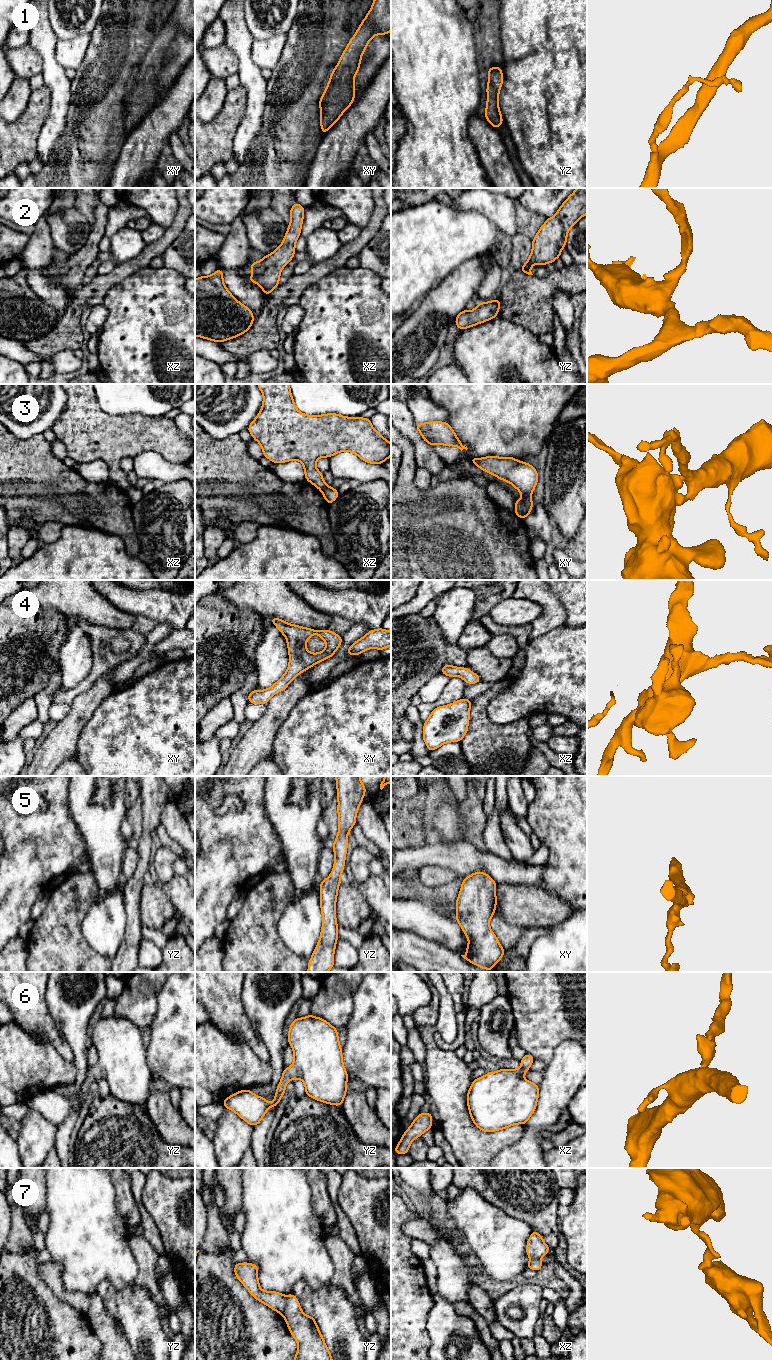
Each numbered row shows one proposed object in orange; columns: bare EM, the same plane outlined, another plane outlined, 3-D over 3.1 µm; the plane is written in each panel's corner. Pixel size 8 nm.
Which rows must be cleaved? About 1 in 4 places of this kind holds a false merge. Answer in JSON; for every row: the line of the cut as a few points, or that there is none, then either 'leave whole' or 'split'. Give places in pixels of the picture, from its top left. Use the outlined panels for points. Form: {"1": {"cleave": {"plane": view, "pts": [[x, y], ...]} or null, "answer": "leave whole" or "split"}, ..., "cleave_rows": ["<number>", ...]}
{"1": {"cleave": null, "answer": "leave whole"}, "2": {"cleave": null, "answer": "leave whole"}, "3": {"cleave": {"plane": "xz", "pts": [[327, 486], [320, 489]]}, "answer": "split"}, "4": {"cleave": null, "answer": "leave whole"}, "5": {"cleave": null, "answer": "leave whole"}, "6": {"cleave": null, "answer": "leave whole"}, "7": {"cleave": {"plane": "yz", "pts": [[286, 1296], [286, 1308], [282, 1314]]}, "answer": "split"}, "cleave_rows": ["3", "7"]}

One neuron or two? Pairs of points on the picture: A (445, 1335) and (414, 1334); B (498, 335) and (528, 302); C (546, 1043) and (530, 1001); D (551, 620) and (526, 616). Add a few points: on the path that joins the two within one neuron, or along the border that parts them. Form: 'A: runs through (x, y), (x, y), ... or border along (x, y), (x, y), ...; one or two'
A: border along (429, 1311), (426, 1330), (430, 1339), (430, 1349); two
B: border along (497, 316), (519, 323), (531, 332); two
C: runs through (541, 1033), (540, 1011); one
D: border along (522, 599), (541, 608), (532, 623); two

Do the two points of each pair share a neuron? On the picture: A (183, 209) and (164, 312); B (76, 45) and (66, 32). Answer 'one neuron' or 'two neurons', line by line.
A: two neurons
B: two neurons

